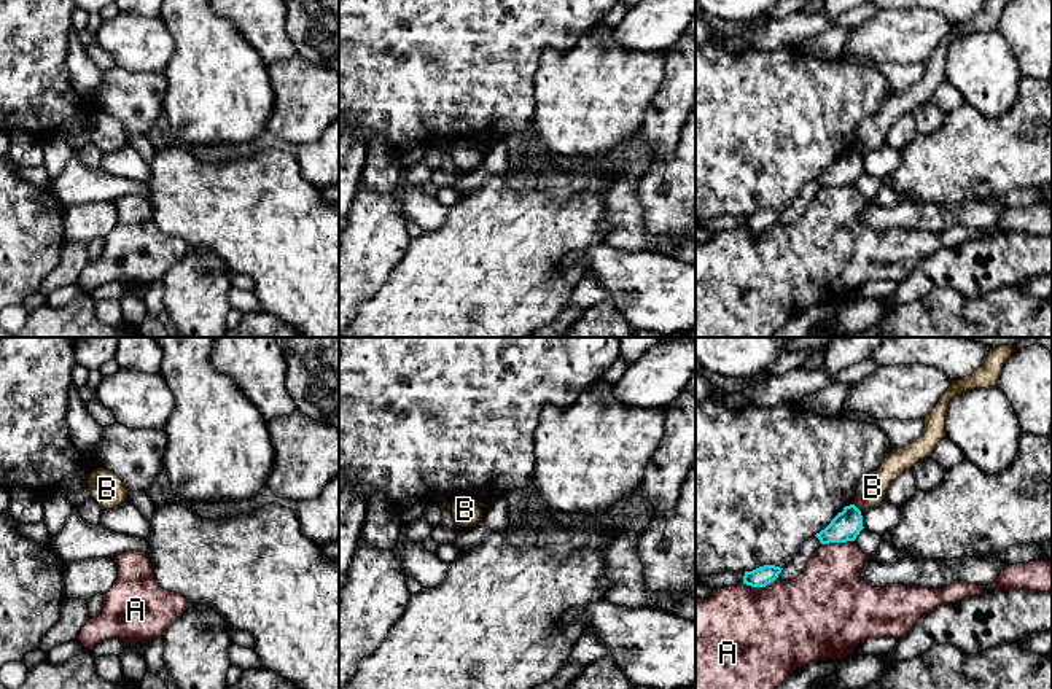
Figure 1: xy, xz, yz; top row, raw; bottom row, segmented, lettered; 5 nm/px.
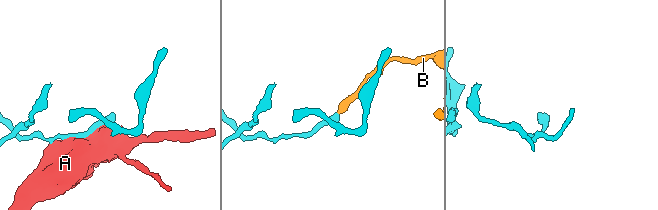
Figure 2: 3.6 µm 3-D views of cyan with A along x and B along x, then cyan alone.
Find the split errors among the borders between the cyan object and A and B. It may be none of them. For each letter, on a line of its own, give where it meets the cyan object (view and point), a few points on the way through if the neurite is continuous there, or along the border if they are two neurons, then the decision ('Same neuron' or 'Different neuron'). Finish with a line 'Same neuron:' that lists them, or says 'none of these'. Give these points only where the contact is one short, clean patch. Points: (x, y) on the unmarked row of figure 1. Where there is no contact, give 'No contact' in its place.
A: Touches cyan at yz (837, 185). Different neuron
B: Touches cyan at yz (857, 151). Boundary: yz (853, 147), (860, 155). Different neuron
Same neuron: none of these

